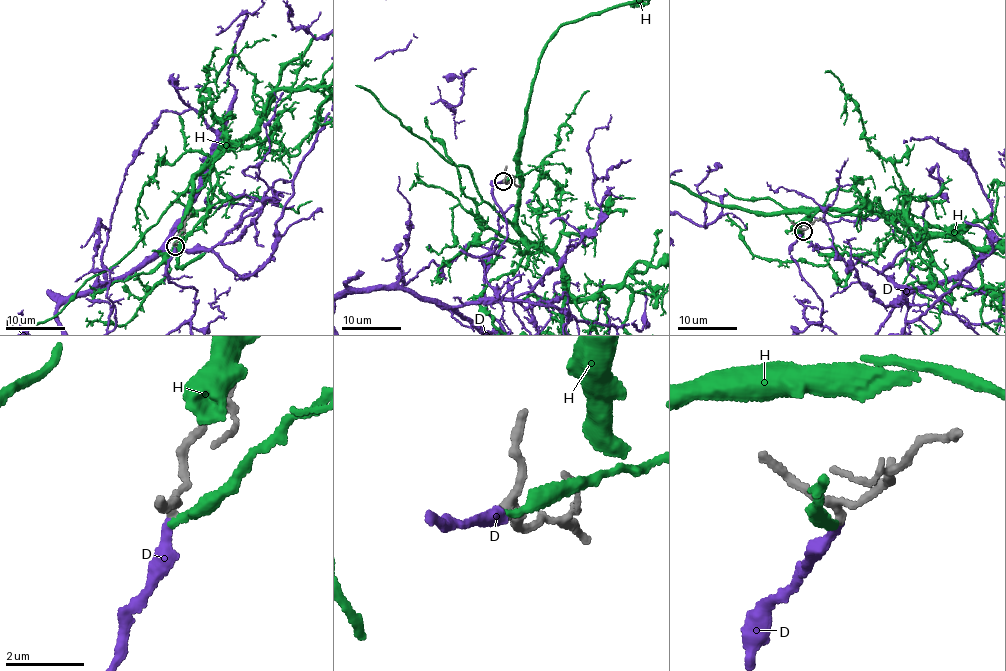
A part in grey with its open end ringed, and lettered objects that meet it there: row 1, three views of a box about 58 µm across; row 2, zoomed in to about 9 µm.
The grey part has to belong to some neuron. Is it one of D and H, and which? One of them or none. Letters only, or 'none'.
D

